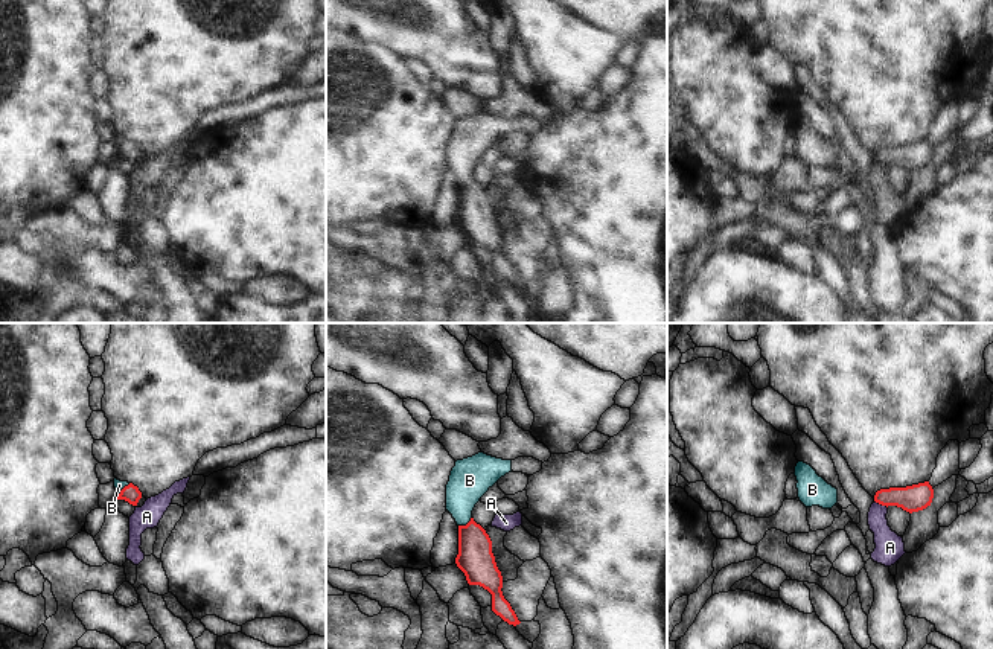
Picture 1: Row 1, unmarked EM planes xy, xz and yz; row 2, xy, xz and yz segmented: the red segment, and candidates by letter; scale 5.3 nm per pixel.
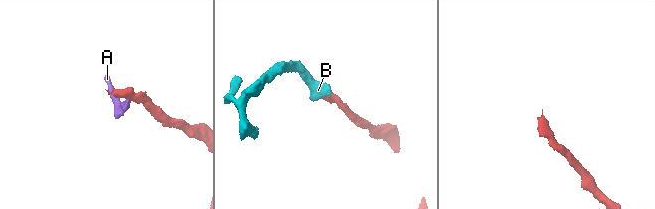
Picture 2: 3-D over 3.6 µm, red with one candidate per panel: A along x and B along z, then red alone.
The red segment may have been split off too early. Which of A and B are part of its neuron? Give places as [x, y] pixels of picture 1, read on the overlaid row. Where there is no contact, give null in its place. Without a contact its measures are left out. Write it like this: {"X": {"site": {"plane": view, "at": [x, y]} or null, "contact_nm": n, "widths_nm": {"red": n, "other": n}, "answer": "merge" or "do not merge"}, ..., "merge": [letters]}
{"A": {"site": {"plane": "yz", "at": [881, 503]}, "contact_nm": 80, "widths_nm": {"red": 140, "other": 160}, "answer": "do not merge"}, "B": {"site": {"plane": "xz", "at": [466, 524]}, "contact_nm": 90, "widths_nm": {"red": 190, "other": 220}, "answer": "merge"}, "merge": ["B"]}

